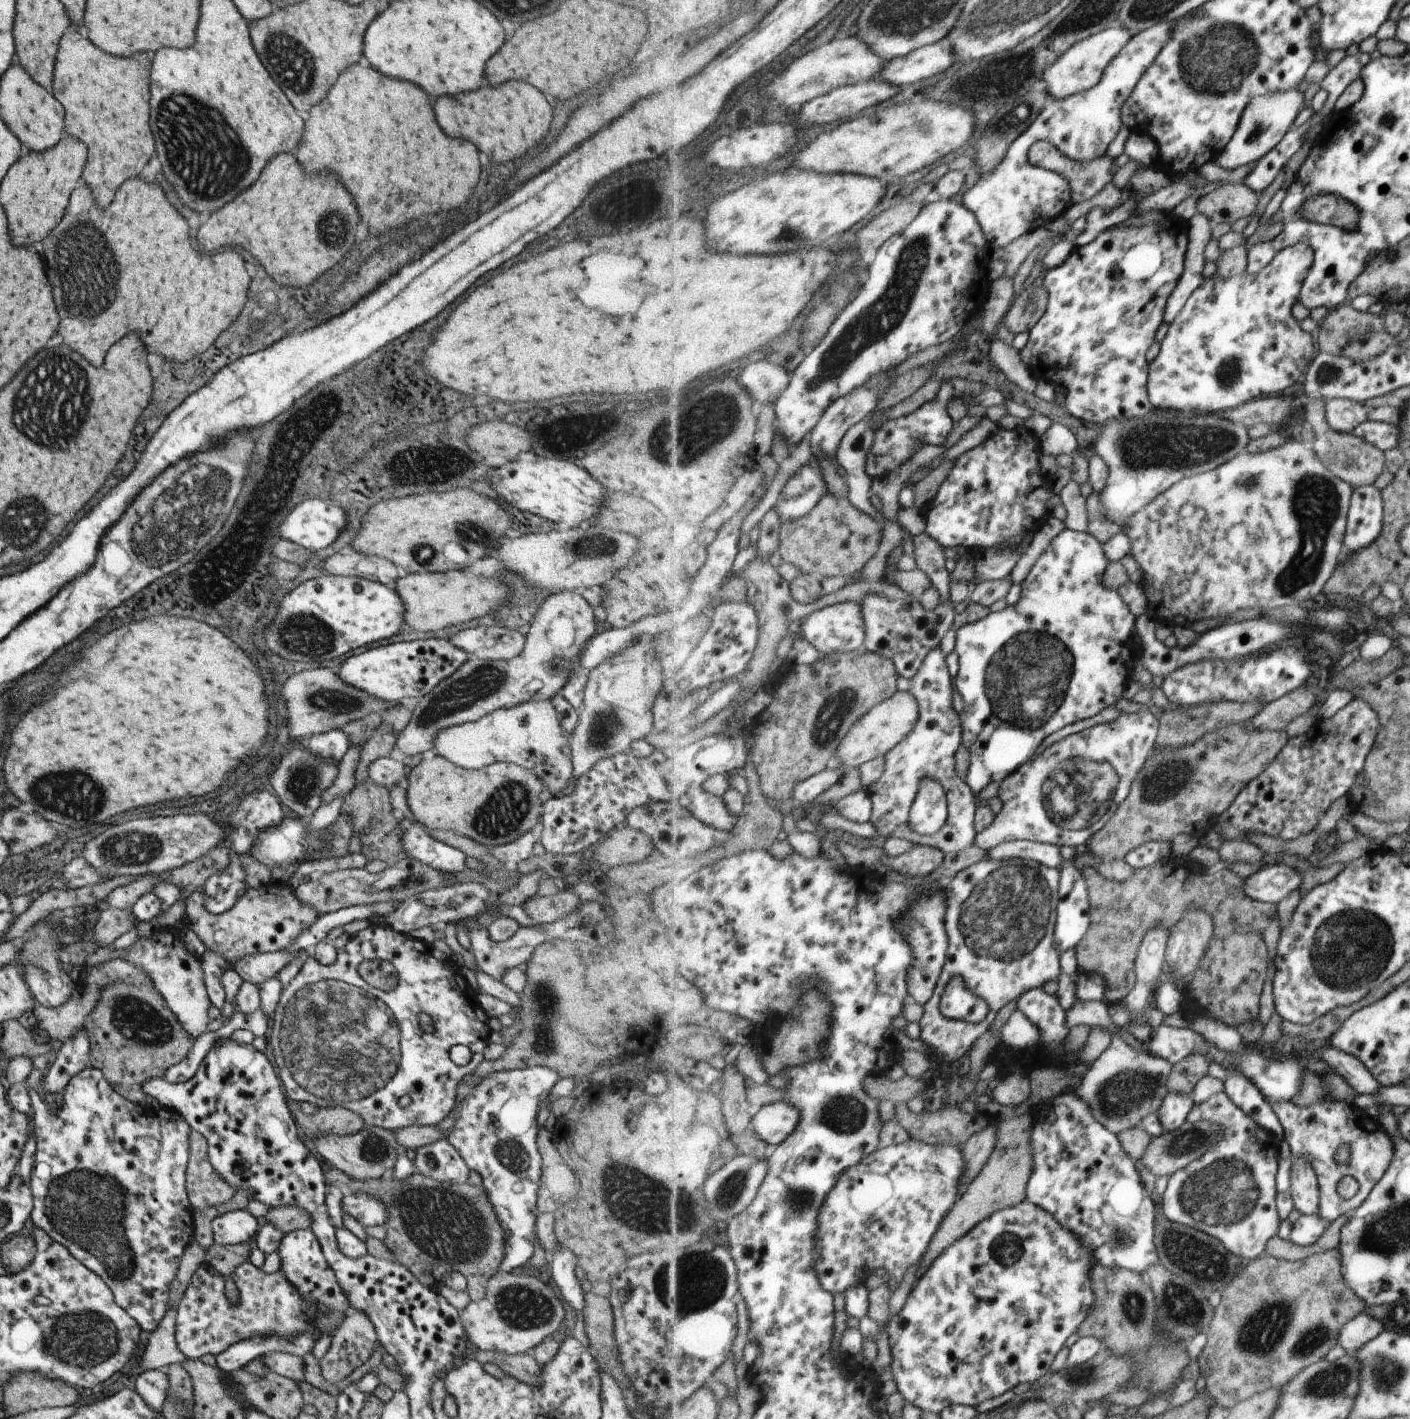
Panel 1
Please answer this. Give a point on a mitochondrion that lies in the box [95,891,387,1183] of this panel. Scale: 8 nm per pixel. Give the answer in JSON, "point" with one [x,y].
{"point":[135,1019]}

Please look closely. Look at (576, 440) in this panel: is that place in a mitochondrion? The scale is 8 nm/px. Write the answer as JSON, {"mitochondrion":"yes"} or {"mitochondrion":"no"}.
{"mitochondrion":"no"}

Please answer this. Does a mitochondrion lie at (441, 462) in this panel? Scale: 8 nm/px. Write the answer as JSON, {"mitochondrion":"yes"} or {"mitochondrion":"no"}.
{"mitochondrion":"no"}

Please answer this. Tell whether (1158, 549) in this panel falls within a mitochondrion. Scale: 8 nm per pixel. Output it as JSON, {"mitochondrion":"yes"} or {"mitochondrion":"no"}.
{"mitochondrion":"no"}

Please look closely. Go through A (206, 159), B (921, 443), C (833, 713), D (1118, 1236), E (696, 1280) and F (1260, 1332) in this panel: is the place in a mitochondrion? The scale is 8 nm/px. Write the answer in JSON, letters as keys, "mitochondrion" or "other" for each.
{"A":"mitochondrion","B":"other","C":"mitochondrion","D":"mitochondrion","E":"mitochondrion","F":"mitochondrion"}

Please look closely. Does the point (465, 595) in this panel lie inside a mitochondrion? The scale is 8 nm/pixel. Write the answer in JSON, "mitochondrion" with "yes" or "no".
{"mitochondrion":"no"}

